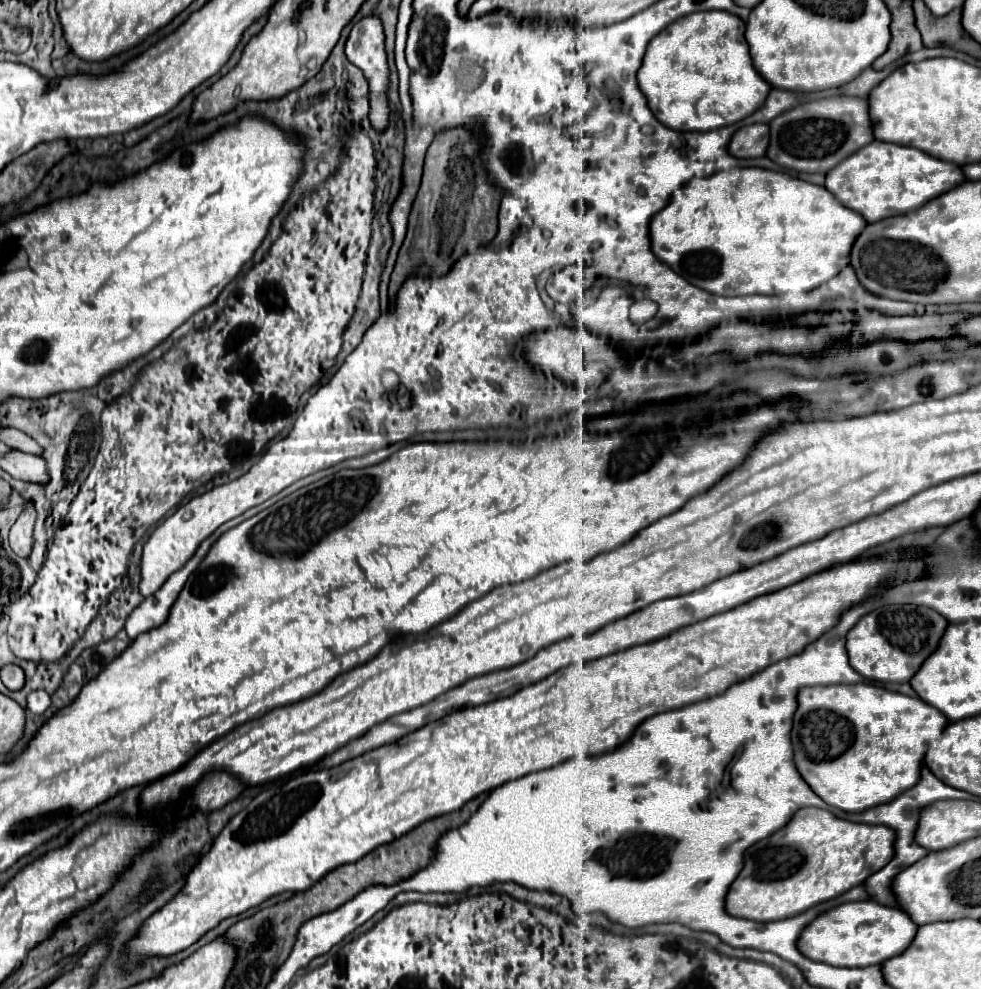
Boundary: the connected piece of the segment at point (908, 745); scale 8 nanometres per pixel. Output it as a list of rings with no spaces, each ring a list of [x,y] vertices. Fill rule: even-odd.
[[[836,684],[810,686],[798,690],[798,710],[792,726],[794,762],[808,786],[828,804],[844,812],[862,812],[894,800],[918,782],[920,764],[930,742],[946,728],[948,720],[934,706],[920,698],[884,690],[874,684]]]

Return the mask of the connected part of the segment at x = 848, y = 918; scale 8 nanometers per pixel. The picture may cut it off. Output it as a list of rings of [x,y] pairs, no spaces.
[[[860,900],[834,906],[816,916],[800,932],[796,946],[806,958],[830,966],[872,966],[902,954],[906,944],[910,944],[916,936],[916,930],[918,926],[902,910],[882,906],[874,900]]]

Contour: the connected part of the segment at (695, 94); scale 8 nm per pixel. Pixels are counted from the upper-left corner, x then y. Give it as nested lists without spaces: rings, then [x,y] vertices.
[[[708,10],[708,12],[692,12],[678,18],[656,38],[650,40],[644,64],[638,70],[638,86],[646,96],[650,110],[664,126],[680,132],[716,130],[734,124],[738,120],[744,120],[764,104],[770,92],[770,84],[754,70],[744,32],[746,22],[740,20],[738,16],[722,10]]]

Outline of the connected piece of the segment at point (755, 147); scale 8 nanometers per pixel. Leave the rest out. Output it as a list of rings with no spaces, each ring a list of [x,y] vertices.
[[[768,124],[742,126],[730,140],[728,152],[734,158],[758,158],[766,154],[766,142],[770,142]]]

